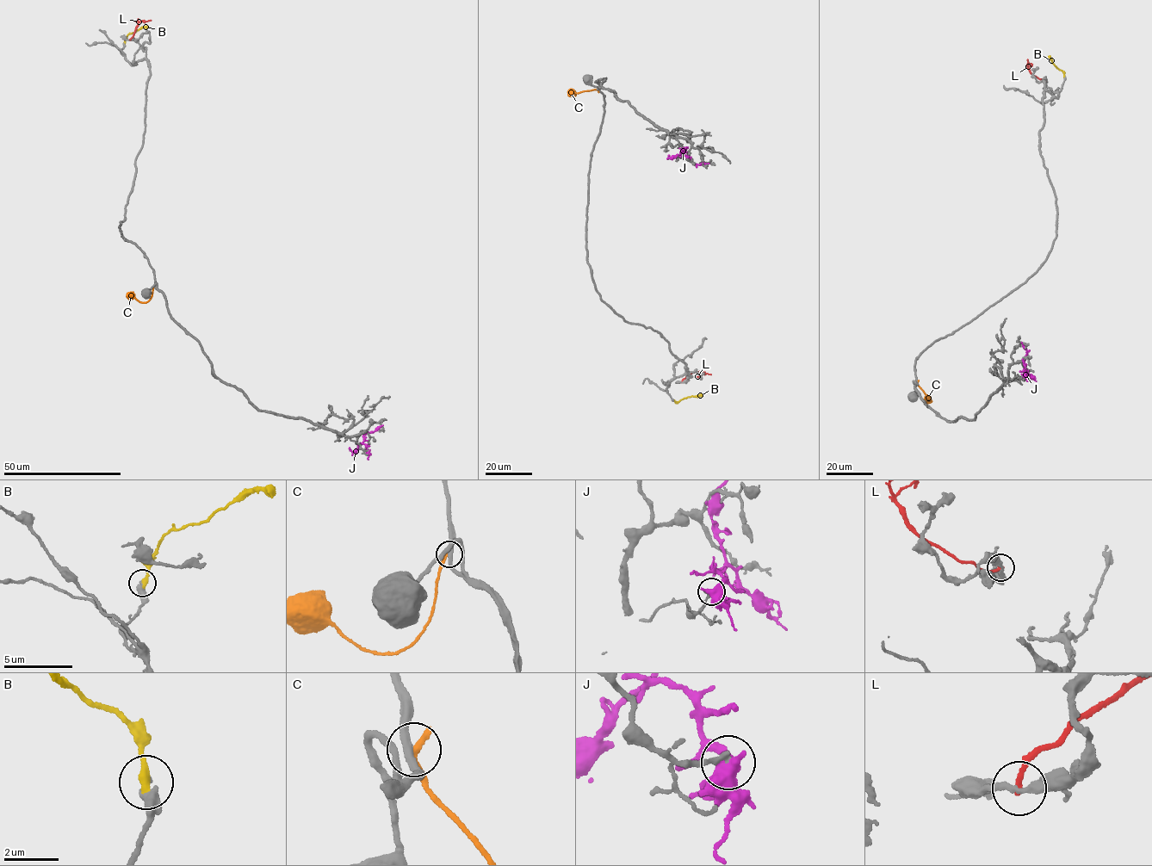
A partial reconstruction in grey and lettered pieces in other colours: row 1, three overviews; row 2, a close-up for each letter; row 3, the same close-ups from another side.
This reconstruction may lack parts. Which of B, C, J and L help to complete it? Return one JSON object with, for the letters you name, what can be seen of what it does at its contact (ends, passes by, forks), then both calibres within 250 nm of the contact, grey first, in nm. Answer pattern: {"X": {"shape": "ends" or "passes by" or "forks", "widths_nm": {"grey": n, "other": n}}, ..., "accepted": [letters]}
{"B": {"shape": "ends", "widths_nm": {"grey": 400, "other": 320}}, "accepted": ["B"]}

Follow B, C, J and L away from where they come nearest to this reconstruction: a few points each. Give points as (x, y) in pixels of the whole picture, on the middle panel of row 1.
B: (673, 400), (702, 396)
C: (598, 90), (570, 92)
J: (684, 148), (682, 153), (696, 163), (709, 163)
L: (682, 382), (694, 372), (710, 374)

